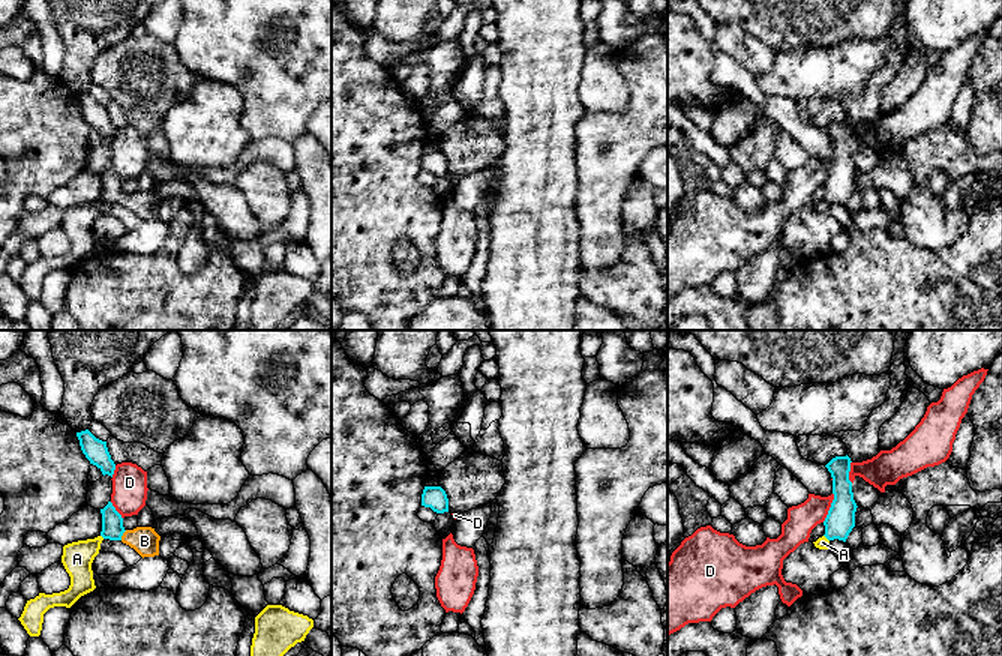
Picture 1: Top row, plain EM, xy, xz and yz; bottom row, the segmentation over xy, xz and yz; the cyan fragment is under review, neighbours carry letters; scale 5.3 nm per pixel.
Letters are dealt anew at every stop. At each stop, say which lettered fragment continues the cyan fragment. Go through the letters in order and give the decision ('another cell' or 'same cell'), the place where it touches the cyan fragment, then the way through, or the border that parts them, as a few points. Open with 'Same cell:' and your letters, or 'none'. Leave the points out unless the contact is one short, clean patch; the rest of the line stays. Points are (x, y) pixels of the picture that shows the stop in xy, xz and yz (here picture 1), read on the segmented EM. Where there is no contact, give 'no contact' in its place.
Same cell: B
A: another cell; meets cyan in yz at (825, 536); border along yz (824, 535), (828, 541)
B: same cell; meets cyan in xy at (122, 535); runs through xy (113, 529), (122, 535), (144, 541)
D: another cell; meets cyan in yz at (830, 508); border along yz (833, 493), (833, 502), (822, 521)

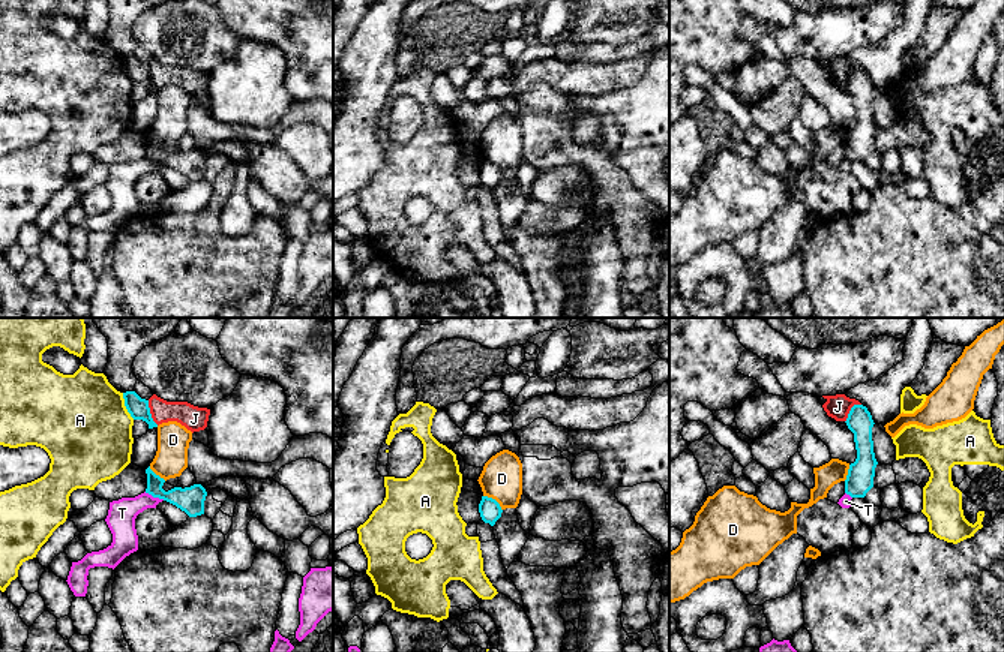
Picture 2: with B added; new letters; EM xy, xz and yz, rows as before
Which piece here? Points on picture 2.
Same cell: none
A: another cell; meets cyan in xy at (125, 405); border along xy (122, 393), (125, 408), (134, 418)
D: another cell; meets cyan in xz at (494, 499); border along xz (483, 495), (494, 499), (502, 510)
J: another cell; meets cyan in xy at (149, 412); border along xy (147, 400), (150, 417), (158, 424)
T: another cell; meets cyan in xy at (155, 496)

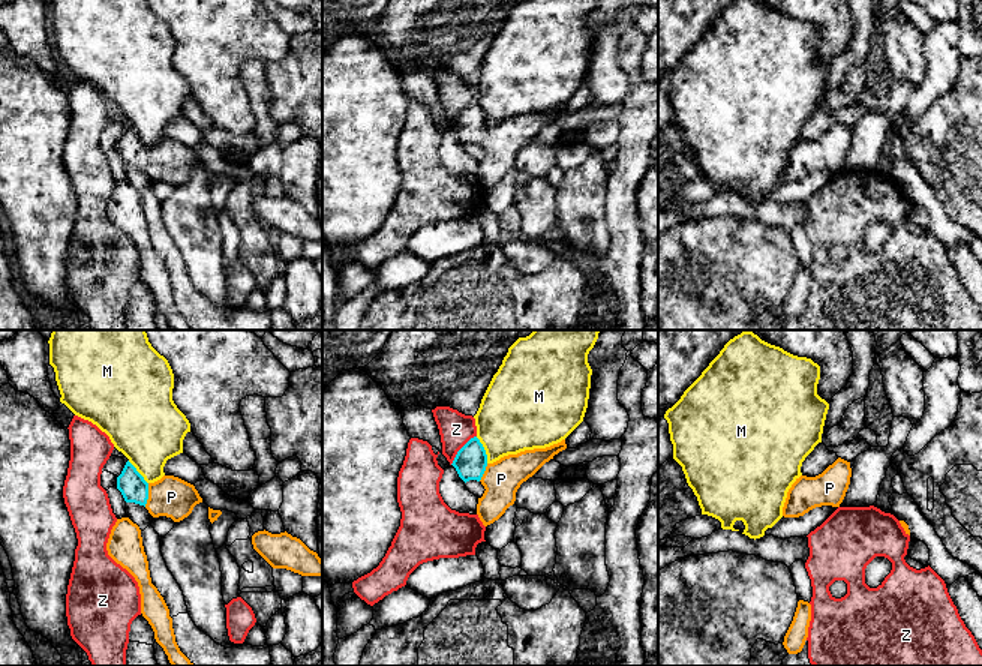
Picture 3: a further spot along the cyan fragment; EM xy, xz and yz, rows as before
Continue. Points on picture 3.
Same cell: P
M: another cell; meets cyan in xz at (485, 450)
P: same cell; meets cyan in xy at (147, 495); runs through xy (131, 483), (147, 495), (171, 497)
Z: another cell; meets cyan in xz at (461, 449)

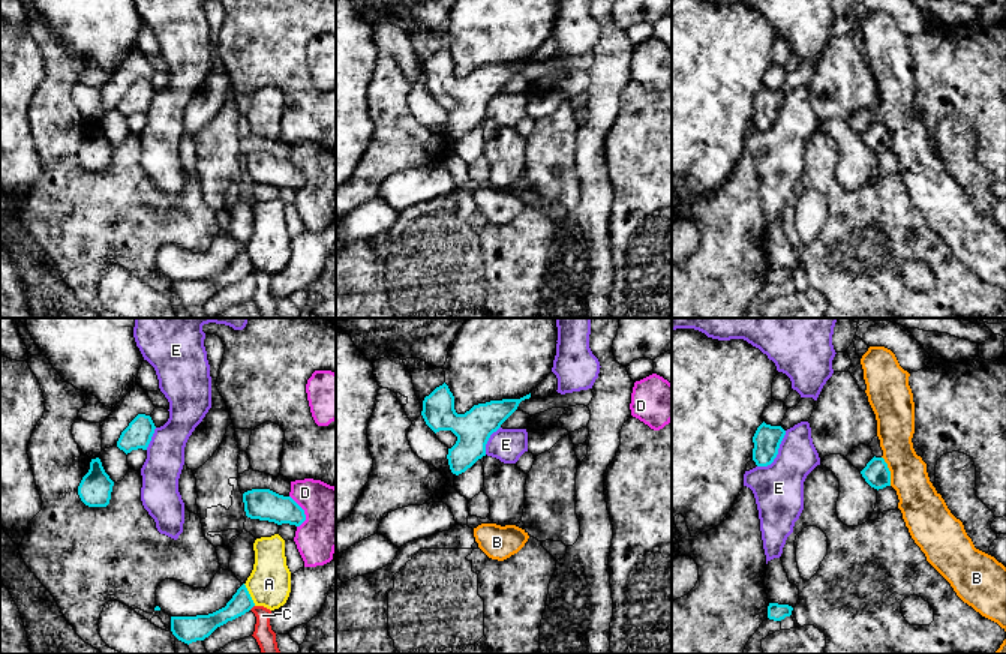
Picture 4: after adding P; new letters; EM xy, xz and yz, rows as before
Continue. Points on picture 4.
Same cell: none
A: another cell; meets cyan in xy at (249, 594)
B: another cell; meets cyan in yz at (889, 471); border along yz (882, 456), (889, 471), (891, 485)
C: another cell; meets cyan in xy at (251, 608); border along xy (254, 605), (249, 609)
D: another cell; meets cyan in xy at (303, 512); border along xy (290, 495), (305, 515), (305, 521), (299, 527)
E: another cell; meets cyan in yz at (777, 453)

